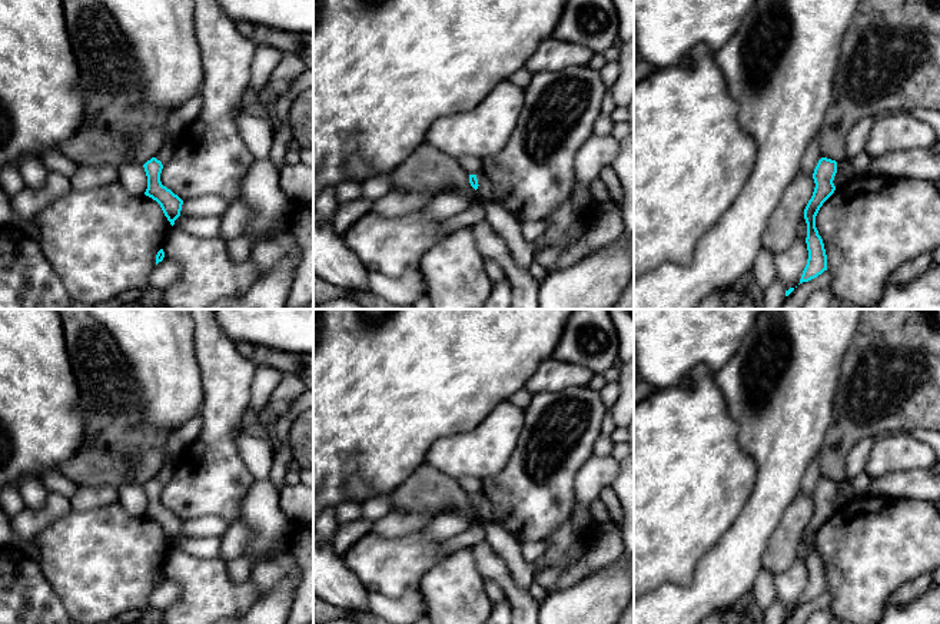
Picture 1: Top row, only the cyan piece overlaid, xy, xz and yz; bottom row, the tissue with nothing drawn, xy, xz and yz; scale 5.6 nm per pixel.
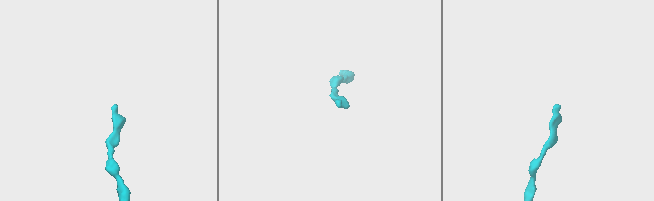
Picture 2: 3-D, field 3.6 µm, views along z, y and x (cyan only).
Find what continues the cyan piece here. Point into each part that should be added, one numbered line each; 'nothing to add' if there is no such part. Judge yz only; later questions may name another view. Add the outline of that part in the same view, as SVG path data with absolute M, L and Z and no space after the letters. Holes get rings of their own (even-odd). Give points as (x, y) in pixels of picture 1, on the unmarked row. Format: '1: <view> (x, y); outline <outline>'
nothing to add

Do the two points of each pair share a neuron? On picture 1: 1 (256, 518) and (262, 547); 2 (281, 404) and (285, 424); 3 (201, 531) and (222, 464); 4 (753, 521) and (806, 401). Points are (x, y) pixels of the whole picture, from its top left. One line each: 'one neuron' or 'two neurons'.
1: one neuron
2: two neurons
3: two neurons
4: one neuron

